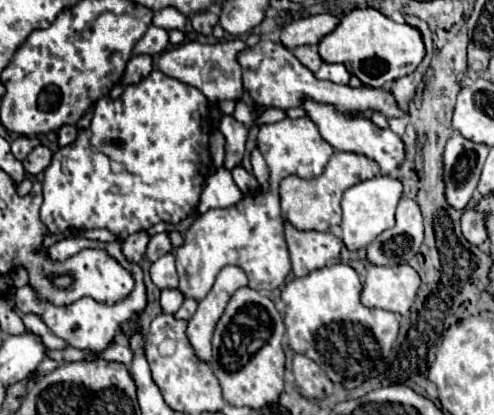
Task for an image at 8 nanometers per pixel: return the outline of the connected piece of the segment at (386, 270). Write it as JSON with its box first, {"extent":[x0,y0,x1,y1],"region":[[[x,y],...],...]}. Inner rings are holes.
{"extent":[361,265,419,313],"region":[[[367,265],[367,275],[361,289],[365,307],[379,307],[391,313],[407,313],[419,289],[419,275],[409,265],[375,267]]]}

